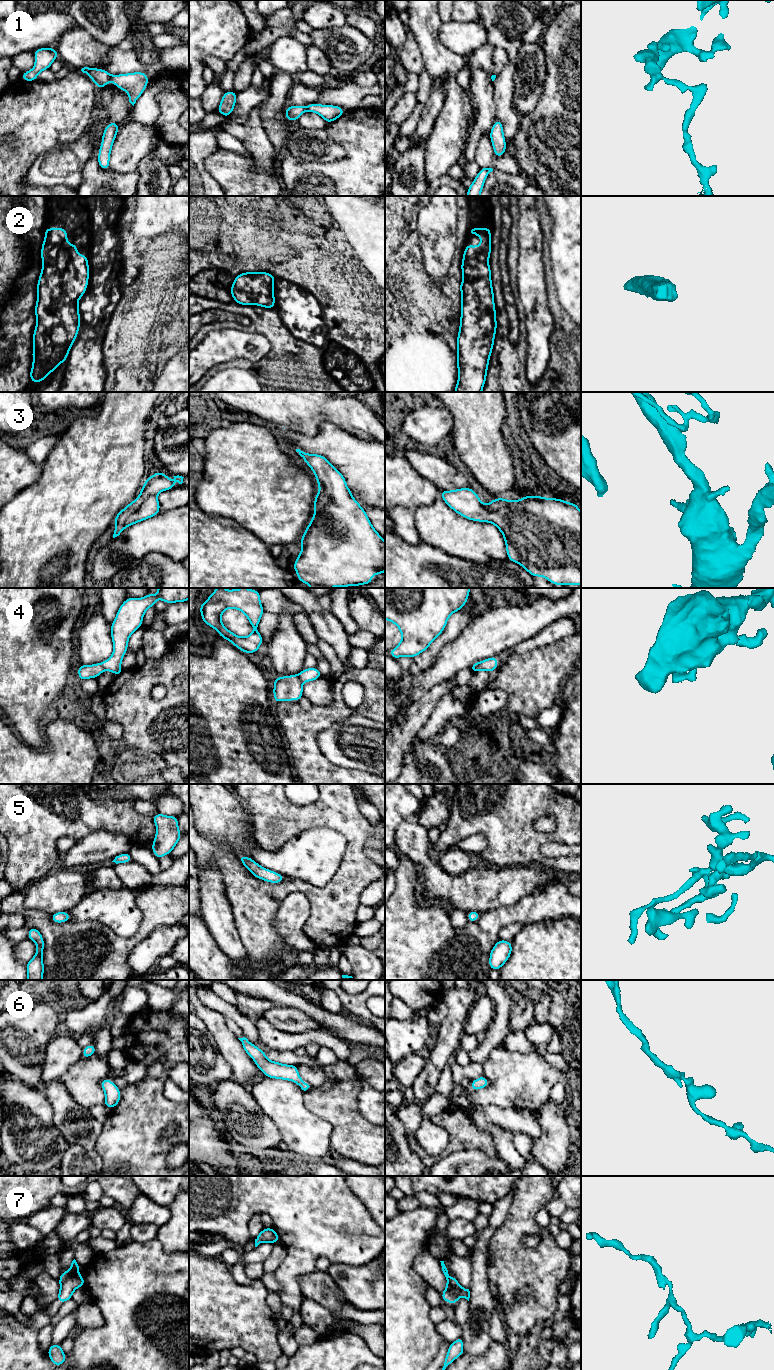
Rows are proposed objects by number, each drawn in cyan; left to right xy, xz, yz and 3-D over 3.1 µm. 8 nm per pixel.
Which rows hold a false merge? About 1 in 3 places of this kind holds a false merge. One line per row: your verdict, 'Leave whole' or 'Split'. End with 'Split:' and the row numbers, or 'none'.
1: Split
2: Leave whole
3: Split
4: Split
5: Leave whole
6: Leave whole
7: Leave whole
Split: 1, 3, 4

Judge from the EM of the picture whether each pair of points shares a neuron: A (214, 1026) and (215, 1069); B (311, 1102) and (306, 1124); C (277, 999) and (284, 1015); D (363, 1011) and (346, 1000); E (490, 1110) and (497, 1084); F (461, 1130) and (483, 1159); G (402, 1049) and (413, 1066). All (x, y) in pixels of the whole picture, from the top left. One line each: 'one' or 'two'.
A: two
B: two
C: two
D: one
E: two
F: two
G: two

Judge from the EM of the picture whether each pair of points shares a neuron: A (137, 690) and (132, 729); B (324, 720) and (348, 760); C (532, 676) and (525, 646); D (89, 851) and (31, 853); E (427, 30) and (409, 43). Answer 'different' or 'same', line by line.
A: same
B: different
C: different
D: different
E: different

